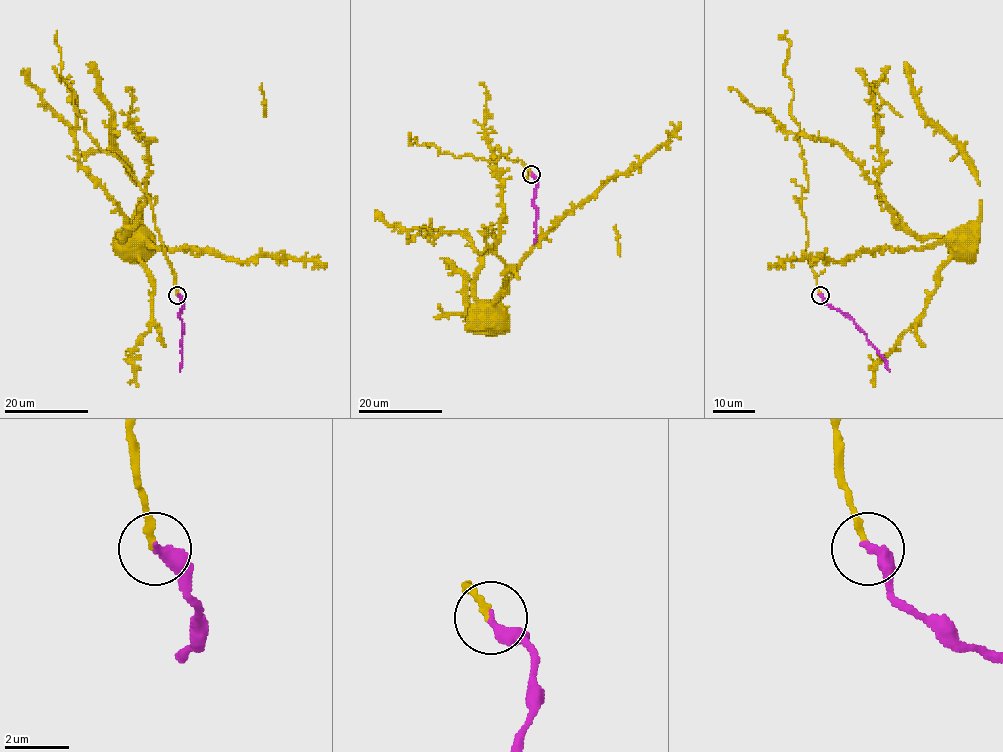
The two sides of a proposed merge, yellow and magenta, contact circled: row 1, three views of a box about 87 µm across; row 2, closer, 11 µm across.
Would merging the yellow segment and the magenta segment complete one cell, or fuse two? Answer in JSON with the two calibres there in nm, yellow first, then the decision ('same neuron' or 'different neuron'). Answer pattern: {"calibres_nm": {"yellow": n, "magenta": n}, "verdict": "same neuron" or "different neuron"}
{"calibres_nm": {"yellow": 190, "magenta": 360}, "verdict": "same neuron"}

